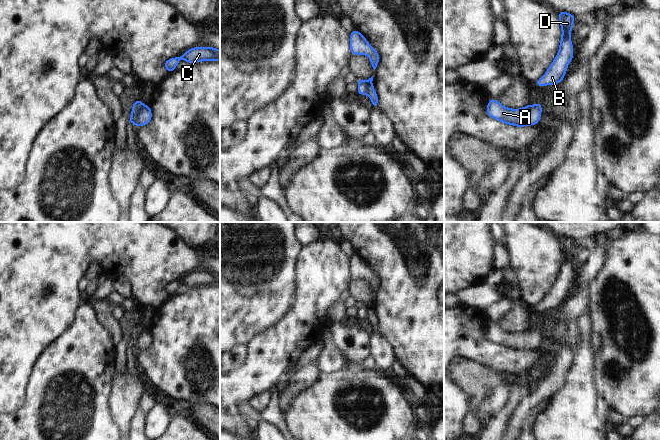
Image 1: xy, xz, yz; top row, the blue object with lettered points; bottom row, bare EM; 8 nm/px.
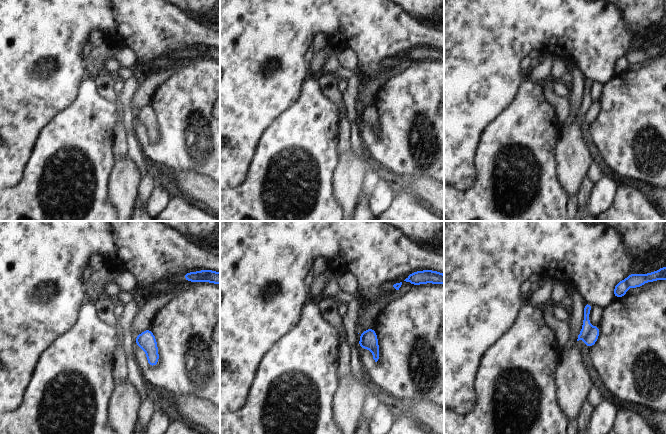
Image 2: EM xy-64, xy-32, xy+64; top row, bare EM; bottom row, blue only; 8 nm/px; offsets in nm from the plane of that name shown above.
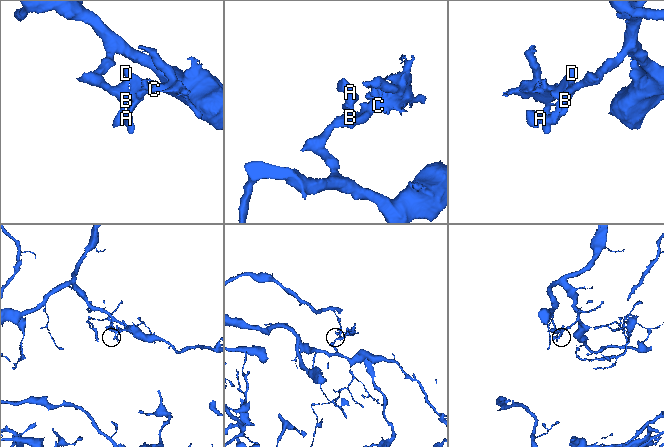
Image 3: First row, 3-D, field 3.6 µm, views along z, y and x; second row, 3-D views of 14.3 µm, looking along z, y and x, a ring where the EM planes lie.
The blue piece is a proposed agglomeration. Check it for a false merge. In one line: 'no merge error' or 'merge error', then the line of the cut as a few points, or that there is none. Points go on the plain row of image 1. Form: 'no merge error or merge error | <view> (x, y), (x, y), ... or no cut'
merge error | xy (143, 328), (133, 346)

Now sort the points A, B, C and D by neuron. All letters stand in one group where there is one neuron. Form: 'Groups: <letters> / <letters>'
Groups: A C / B D.

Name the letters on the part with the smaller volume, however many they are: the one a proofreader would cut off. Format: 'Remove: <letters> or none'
Remove: A, C

